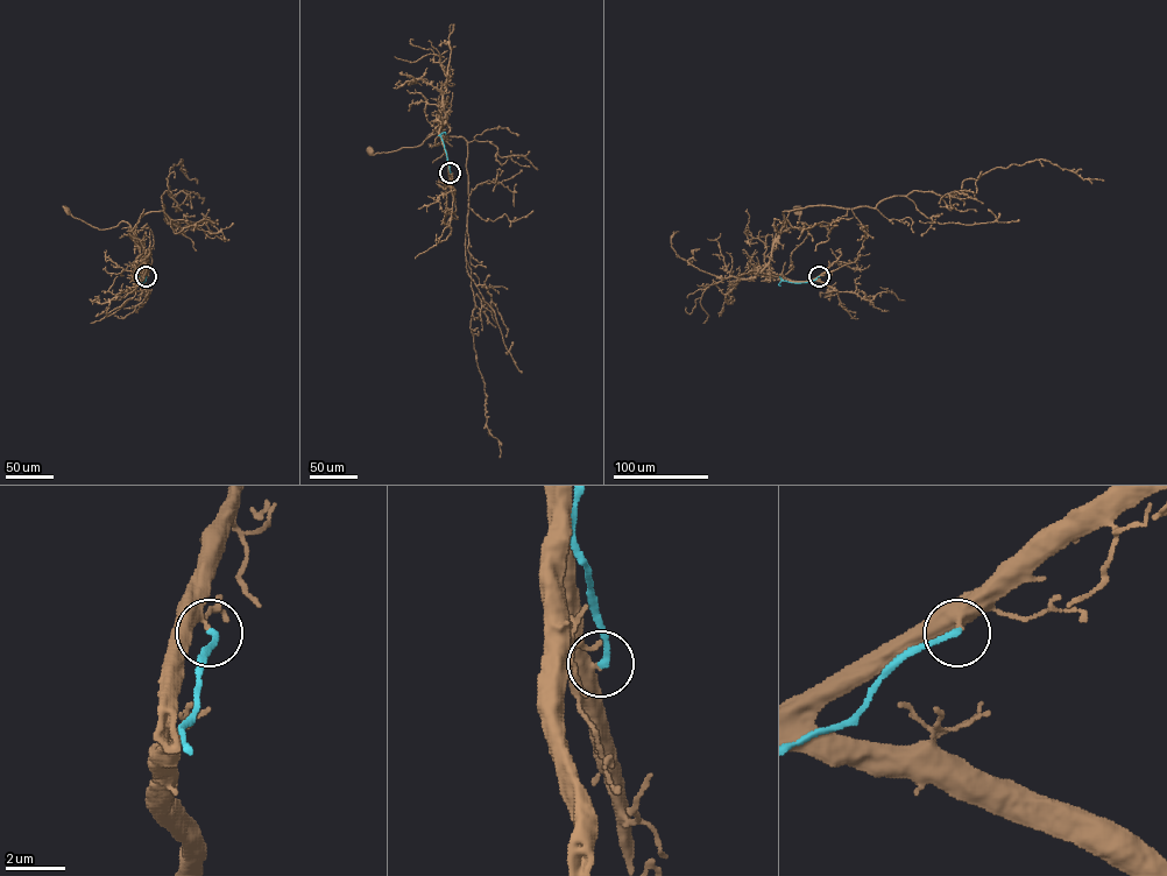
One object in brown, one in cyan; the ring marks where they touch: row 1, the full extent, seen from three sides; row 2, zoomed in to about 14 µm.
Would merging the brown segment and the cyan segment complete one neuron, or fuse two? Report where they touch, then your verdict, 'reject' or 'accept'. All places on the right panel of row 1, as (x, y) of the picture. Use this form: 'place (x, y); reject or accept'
place (819, 276); reject

